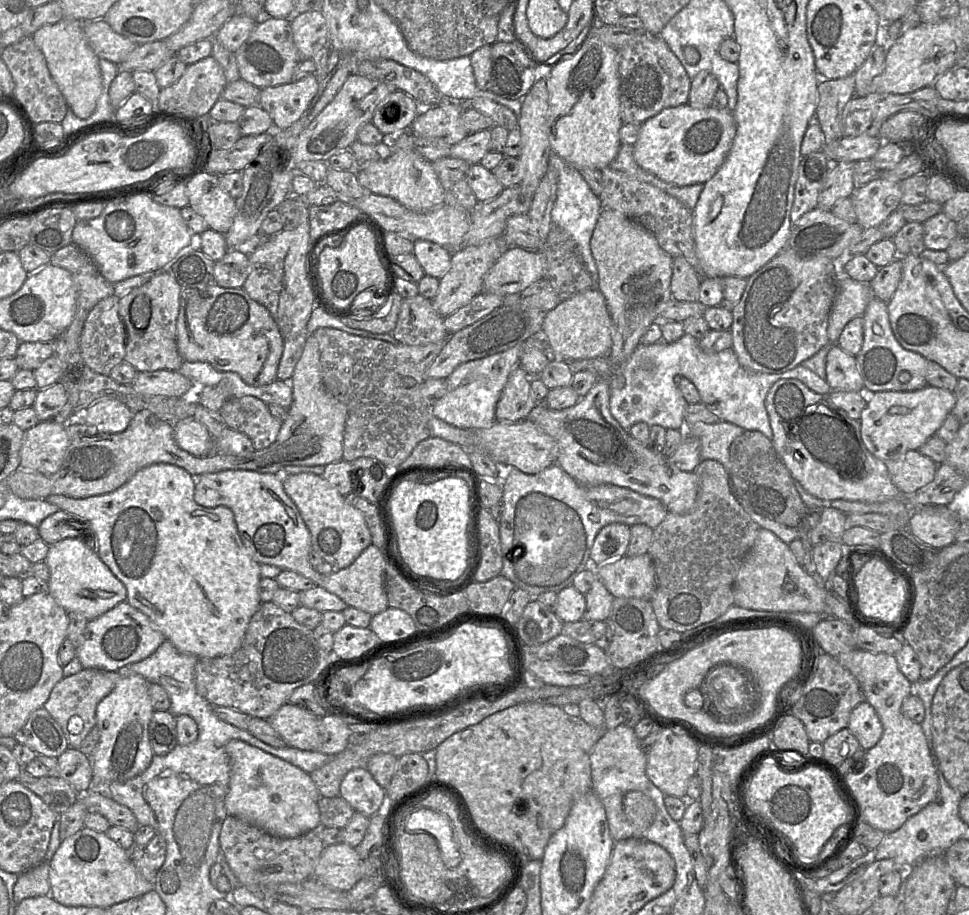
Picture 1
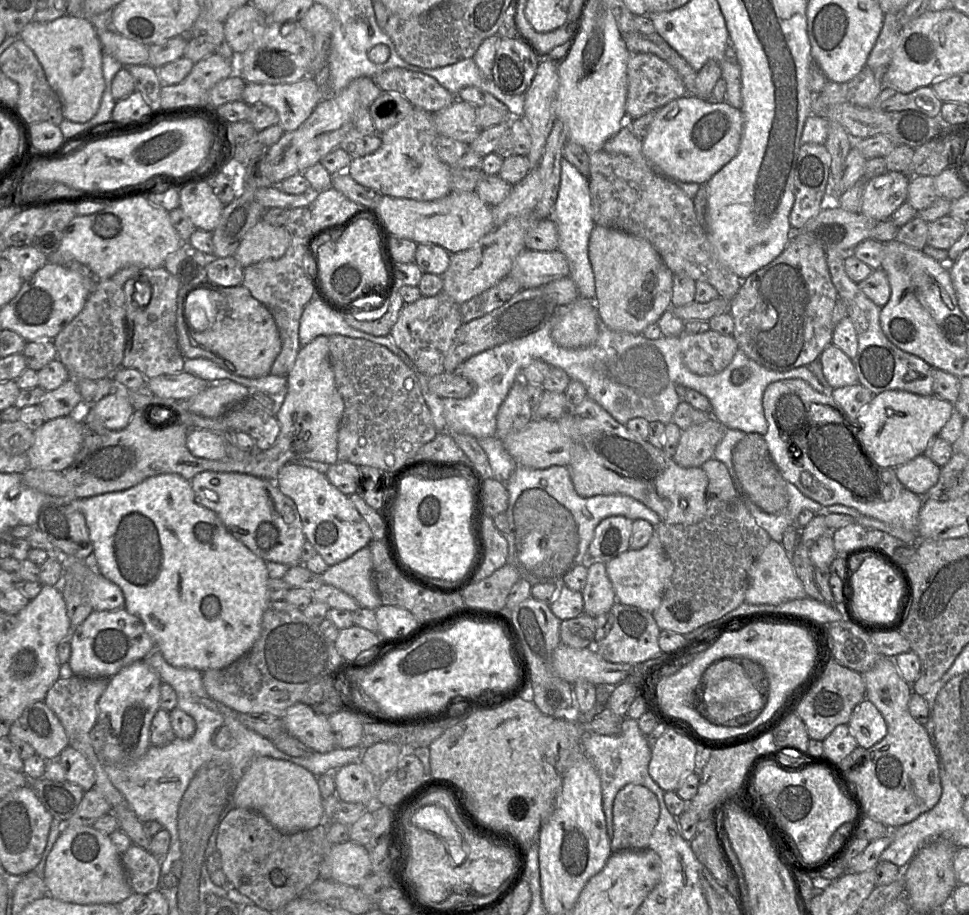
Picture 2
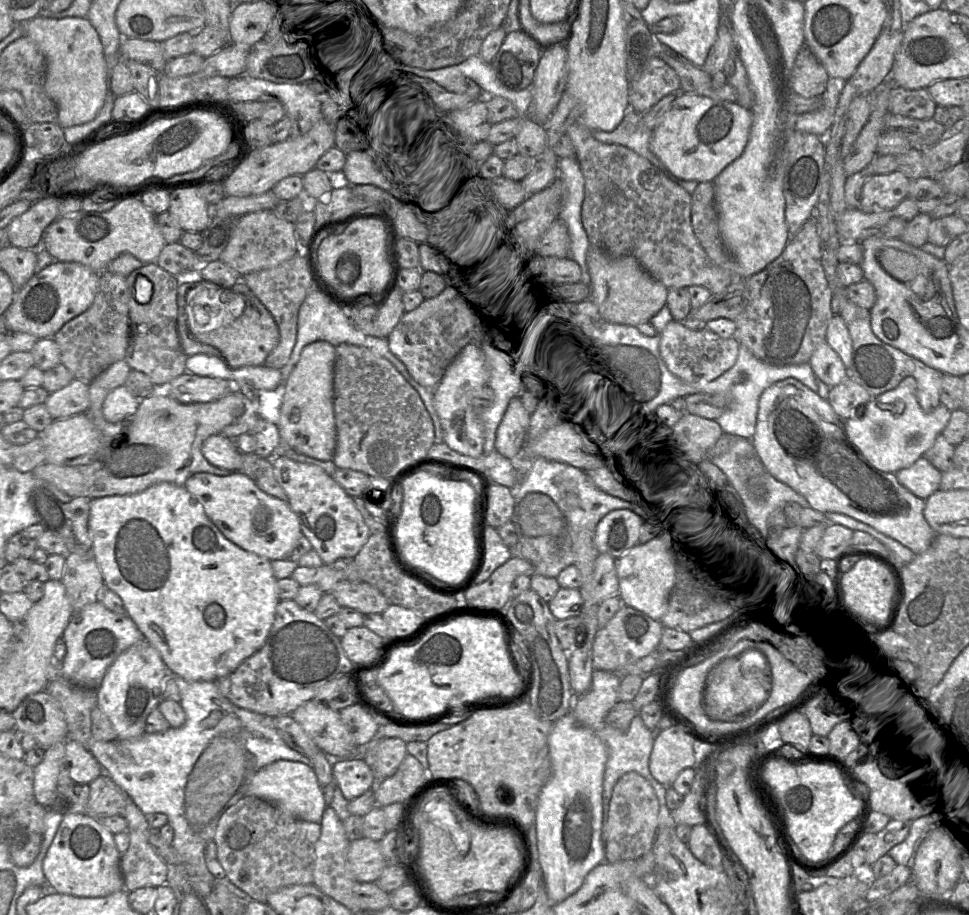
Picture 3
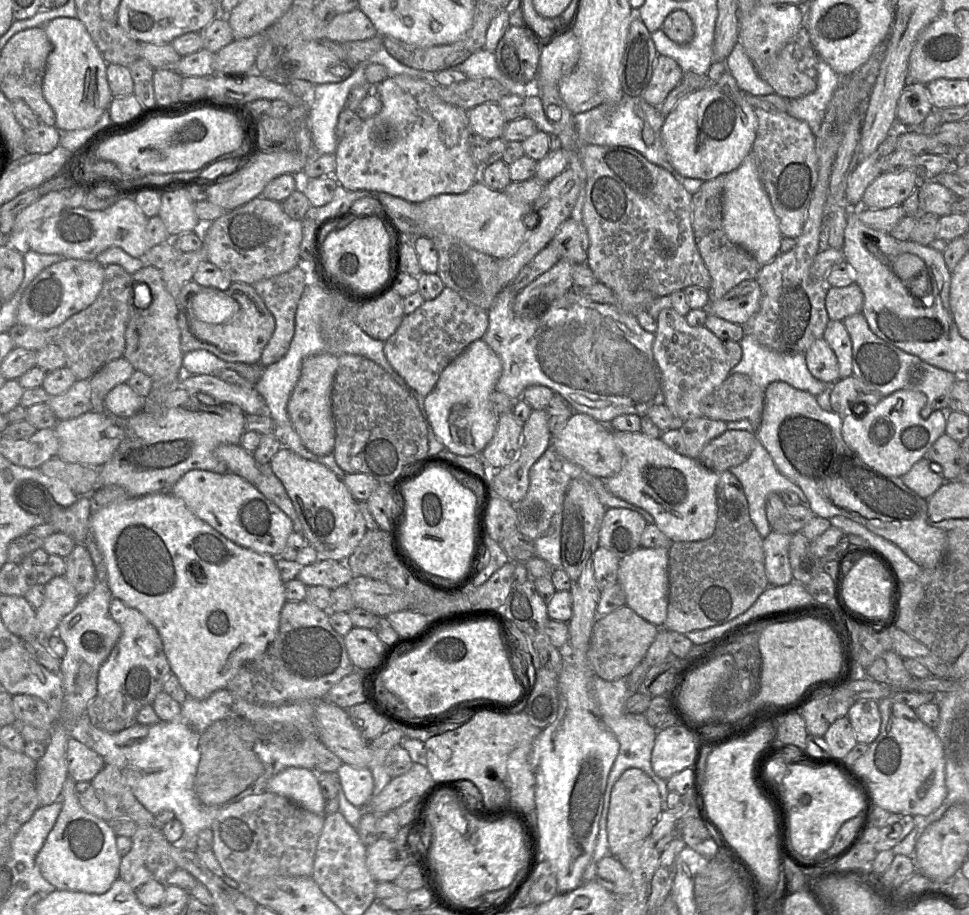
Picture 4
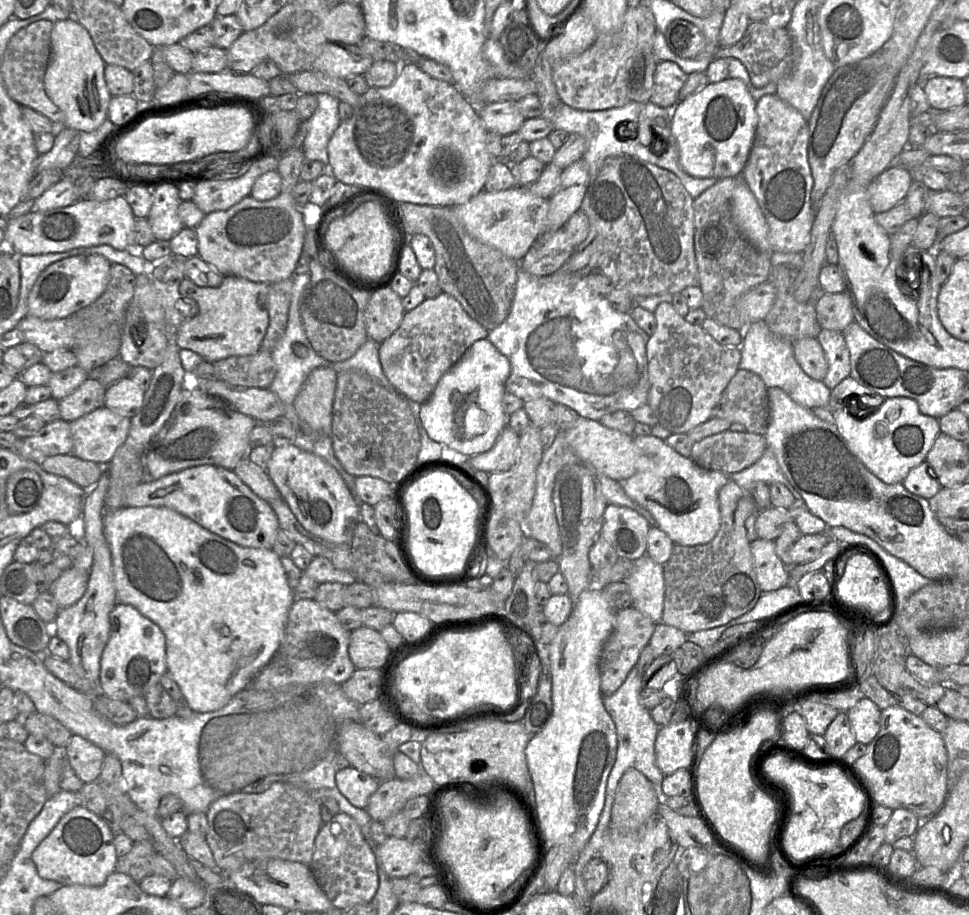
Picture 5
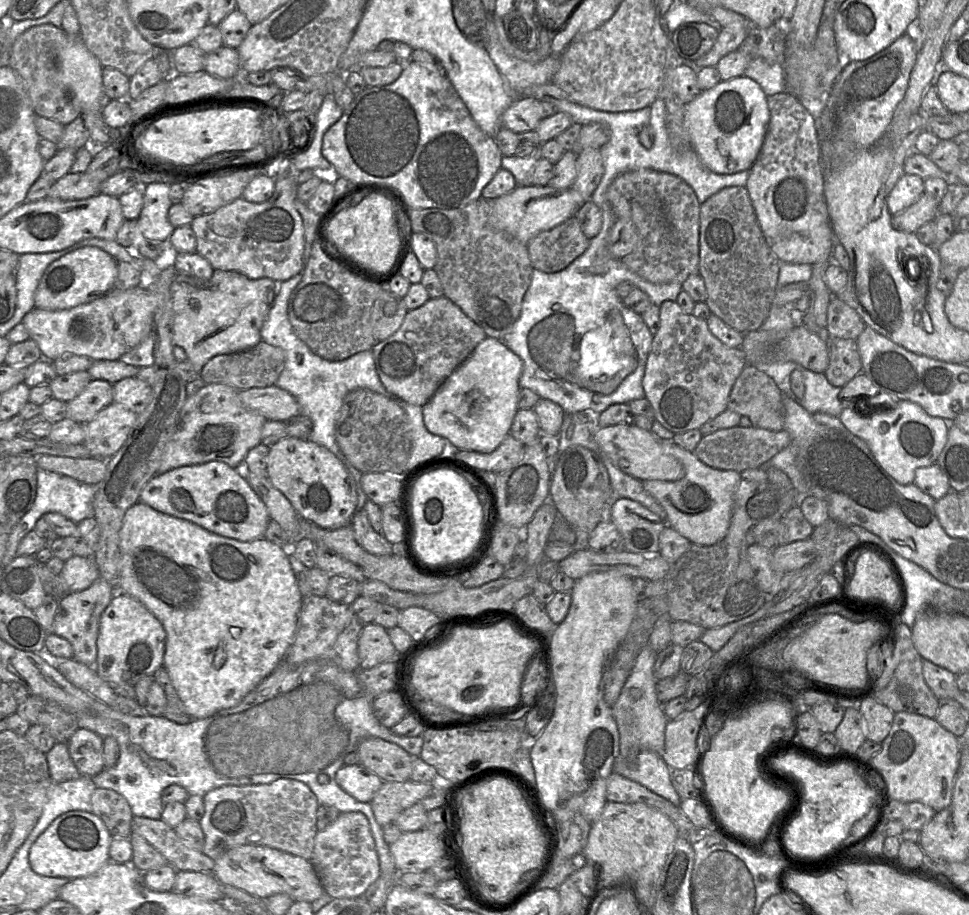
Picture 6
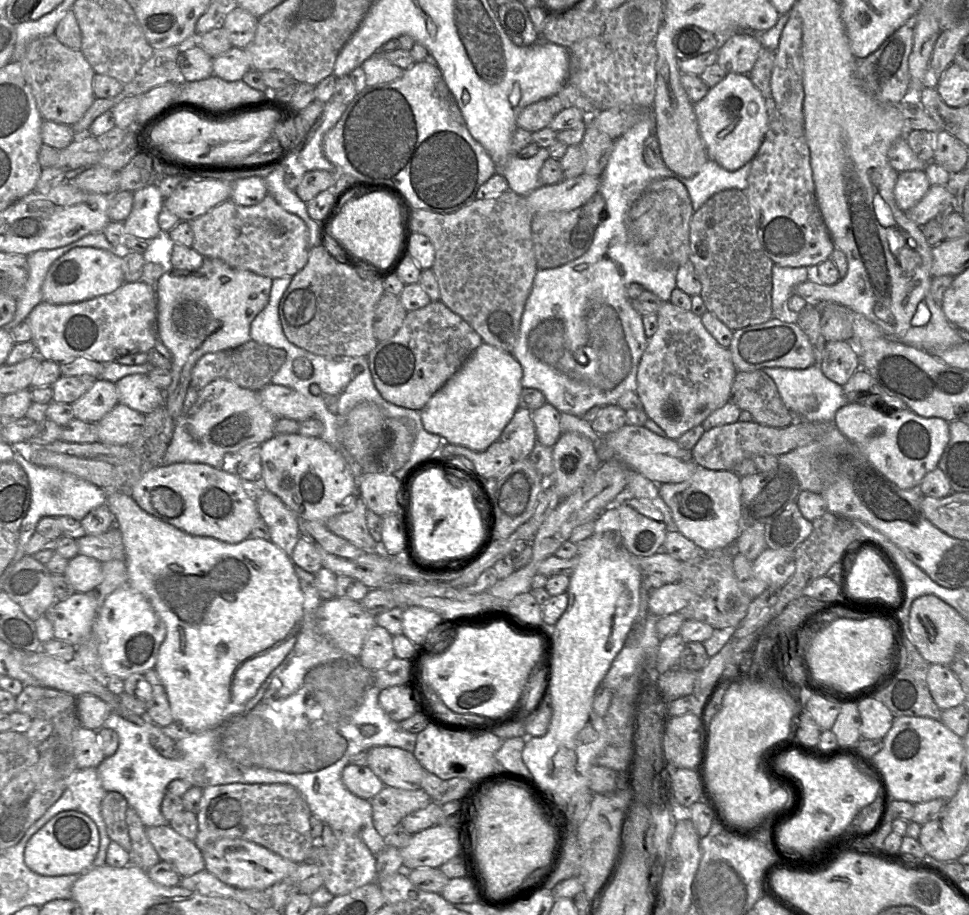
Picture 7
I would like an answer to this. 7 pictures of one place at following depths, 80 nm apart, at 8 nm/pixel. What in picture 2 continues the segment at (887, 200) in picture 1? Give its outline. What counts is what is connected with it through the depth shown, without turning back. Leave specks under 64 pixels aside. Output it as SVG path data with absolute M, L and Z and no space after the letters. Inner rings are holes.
M887 171L867 180L860 213L877 222L889 219L907 201L910 177L904 173Z

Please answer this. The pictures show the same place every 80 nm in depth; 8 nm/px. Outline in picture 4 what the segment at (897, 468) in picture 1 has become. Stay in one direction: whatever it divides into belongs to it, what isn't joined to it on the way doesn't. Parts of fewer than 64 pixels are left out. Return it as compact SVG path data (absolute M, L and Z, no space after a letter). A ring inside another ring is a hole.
M926 457L915 463L901 479L909 489L924 499L931 497L945 481L942 474L936 471L936 464L932 464Z

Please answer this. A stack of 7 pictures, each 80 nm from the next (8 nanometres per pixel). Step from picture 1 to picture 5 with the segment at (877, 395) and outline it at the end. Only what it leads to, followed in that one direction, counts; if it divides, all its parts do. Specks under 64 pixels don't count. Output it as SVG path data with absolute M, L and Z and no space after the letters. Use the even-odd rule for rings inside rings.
M885 398L884 402L872 411L866 410L867 406L864 404L853 403L853 406L848 408L852 415L846 411L833 413L833 423L858 461L887 484L902 483L910 470L925 461L941 432L939 419L922 415L918 403L911 398Z

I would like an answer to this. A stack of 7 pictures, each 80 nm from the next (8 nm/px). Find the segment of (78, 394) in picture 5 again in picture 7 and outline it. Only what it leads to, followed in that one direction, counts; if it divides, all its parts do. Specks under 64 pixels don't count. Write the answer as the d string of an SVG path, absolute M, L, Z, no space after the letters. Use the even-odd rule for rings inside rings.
M96 379L93 386L71 405L75 418L98 423L118 403L116 384L108 380Z

